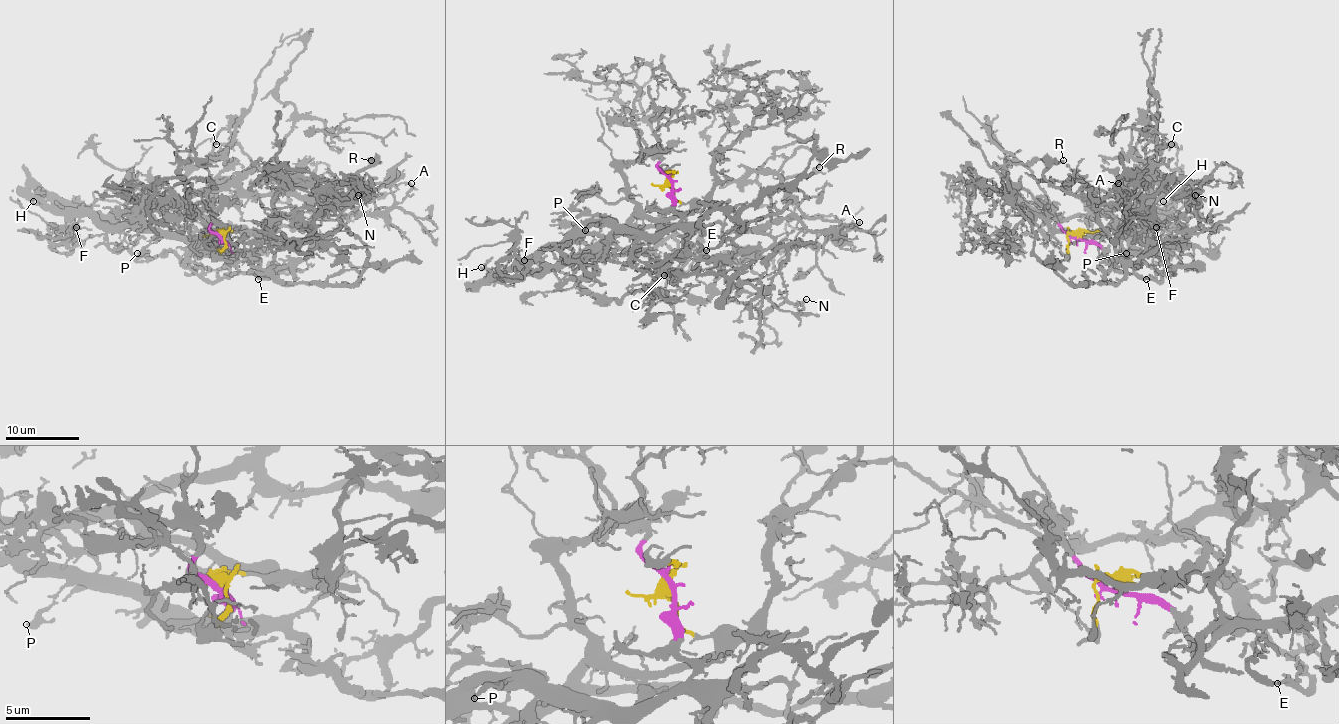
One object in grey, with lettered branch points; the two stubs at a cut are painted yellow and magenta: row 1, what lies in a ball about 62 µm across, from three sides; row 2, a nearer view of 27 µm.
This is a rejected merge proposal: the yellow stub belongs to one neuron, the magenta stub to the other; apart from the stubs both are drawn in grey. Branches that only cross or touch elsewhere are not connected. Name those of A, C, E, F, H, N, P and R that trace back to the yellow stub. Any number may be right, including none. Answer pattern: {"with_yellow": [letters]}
{"with_yellow": ["A", "C", "N"]}

